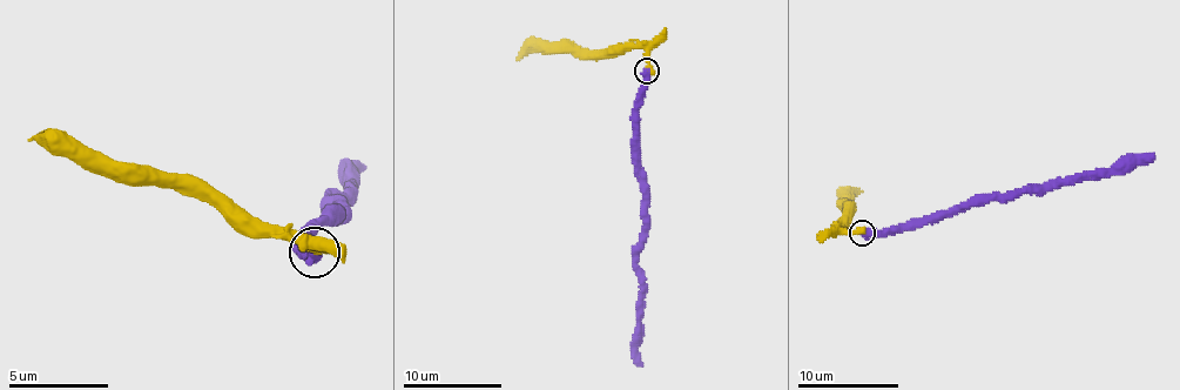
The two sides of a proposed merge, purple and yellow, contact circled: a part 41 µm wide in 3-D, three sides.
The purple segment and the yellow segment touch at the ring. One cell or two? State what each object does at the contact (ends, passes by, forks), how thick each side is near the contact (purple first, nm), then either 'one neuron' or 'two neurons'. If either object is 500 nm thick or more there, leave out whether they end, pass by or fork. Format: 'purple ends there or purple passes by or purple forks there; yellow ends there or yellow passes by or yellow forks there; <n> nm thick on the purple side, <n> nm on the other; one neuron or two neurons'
550 nm thick on the purple side, 440 nm on the other; one neuron

